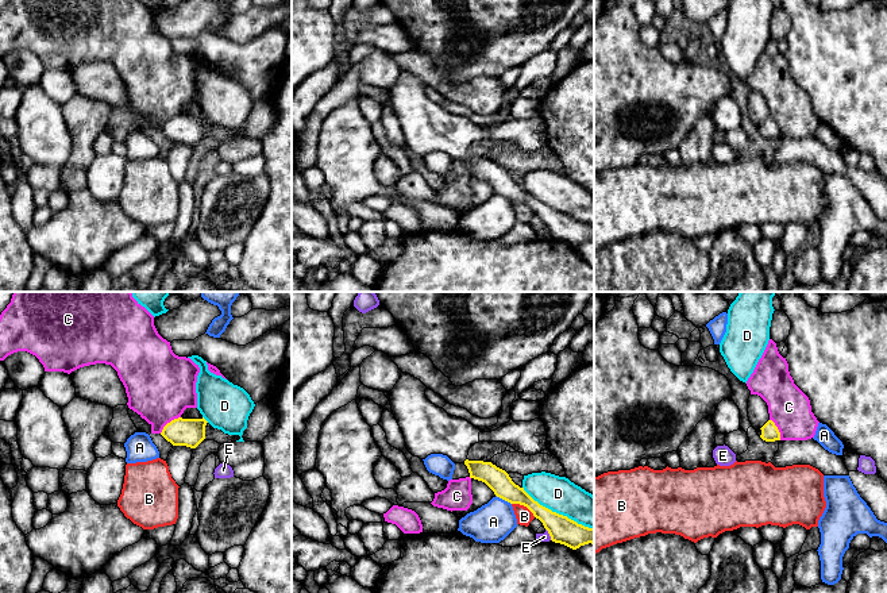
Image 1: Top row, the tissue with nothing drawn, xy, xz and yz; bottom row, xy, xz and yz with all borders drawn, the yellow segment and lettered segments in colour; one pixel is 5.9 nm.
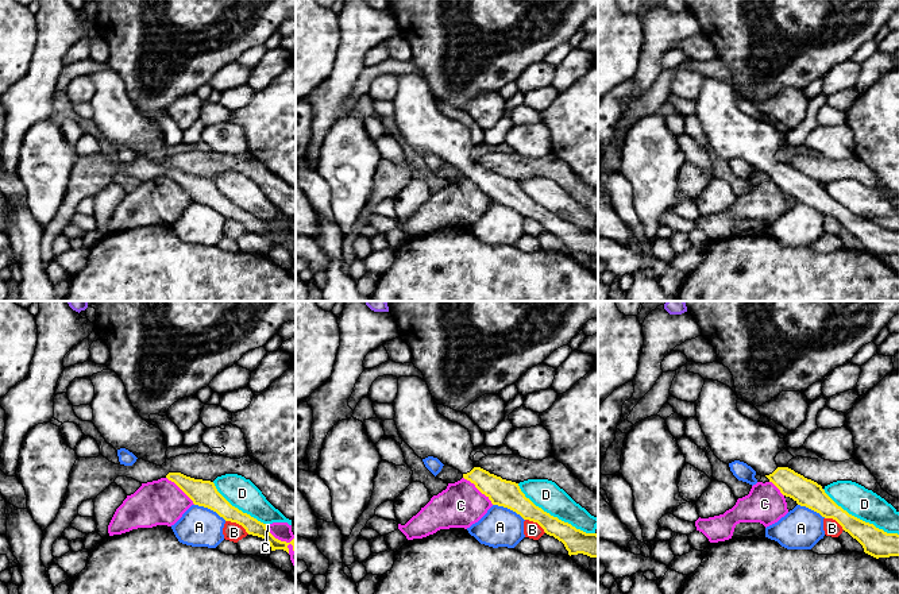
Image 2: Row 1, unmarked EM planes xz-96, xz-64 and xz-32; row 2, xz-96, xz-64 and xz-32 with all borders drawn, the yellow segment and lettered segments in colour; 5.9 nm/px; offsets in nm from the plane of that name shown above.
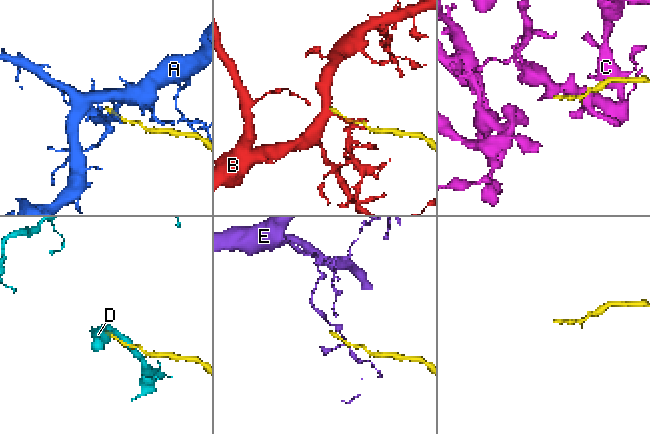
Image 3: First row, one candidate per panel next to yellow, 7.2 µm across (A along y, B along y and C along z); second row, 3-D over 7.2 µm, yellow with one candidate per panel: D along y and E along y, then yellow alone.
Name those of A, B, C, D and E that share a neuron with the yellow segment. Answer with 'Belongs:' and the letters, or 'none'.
Belongs: none

